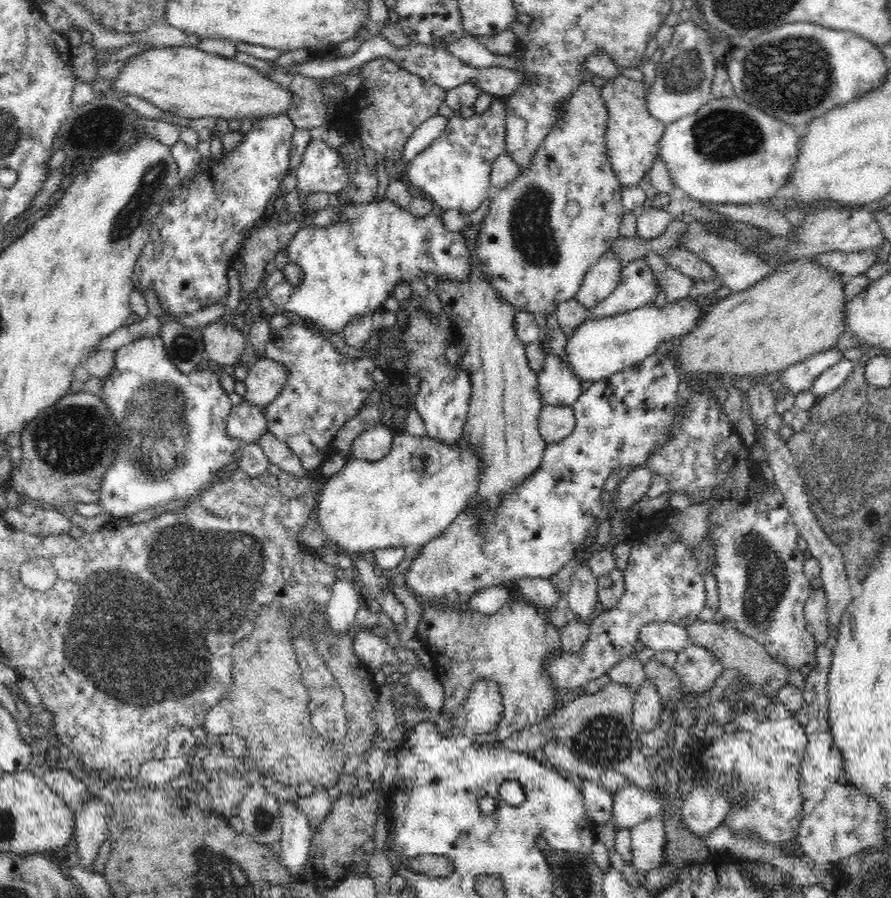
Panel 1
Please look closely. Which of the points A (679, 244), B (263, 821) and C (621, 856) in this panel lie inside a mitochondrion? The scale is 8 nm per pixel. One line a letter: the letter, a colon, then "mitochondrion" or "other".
A: other
B: mitochondrion
C: other

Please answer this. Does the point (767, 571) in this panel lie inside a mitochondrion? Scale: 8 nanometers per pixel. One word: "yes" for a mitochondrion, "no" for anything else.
yes

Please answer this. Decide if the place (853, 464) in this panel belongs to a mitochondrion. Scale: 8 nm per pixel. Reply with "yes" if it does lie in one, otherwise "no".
yes

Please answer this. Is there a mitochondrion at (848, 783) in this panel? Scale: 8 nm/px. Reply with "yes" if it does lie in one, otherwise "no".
no

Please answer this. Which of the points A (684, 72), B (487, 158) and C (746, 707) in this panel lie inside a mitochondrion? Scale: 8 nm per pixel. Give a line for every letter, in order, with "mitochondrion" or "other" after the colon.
A: mitochondrion
B: other
C: other

